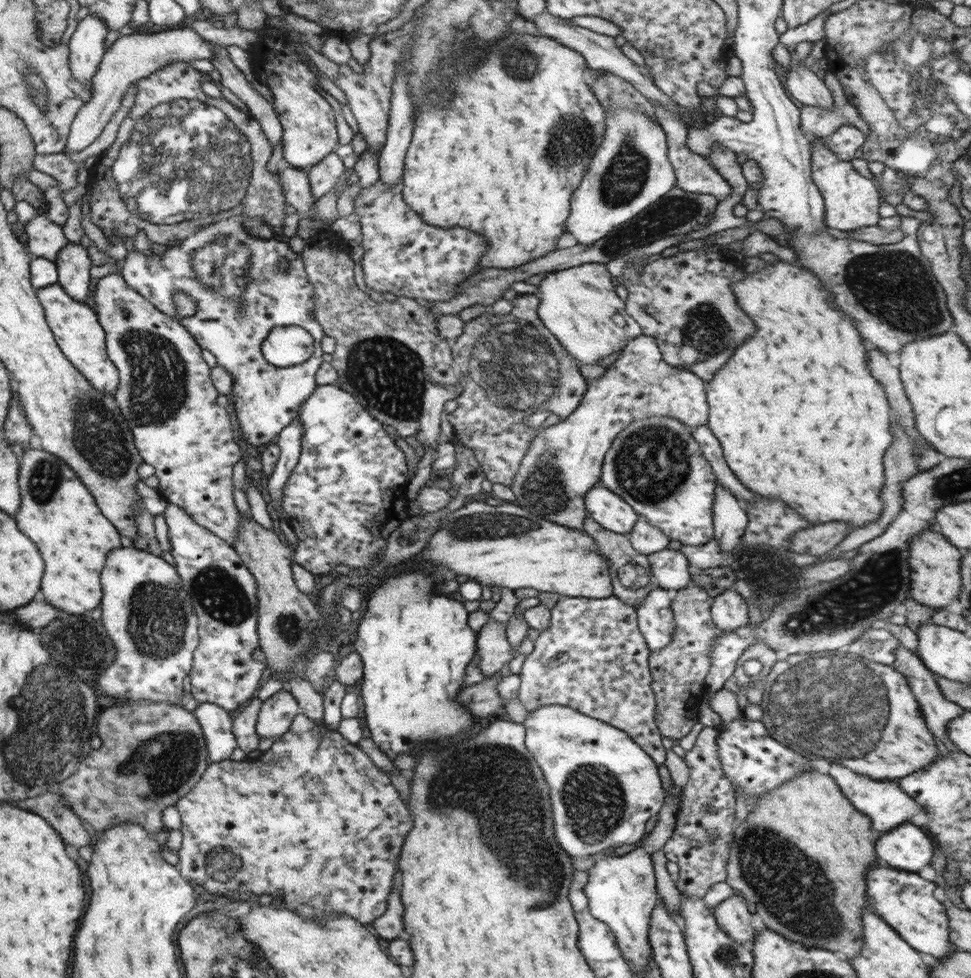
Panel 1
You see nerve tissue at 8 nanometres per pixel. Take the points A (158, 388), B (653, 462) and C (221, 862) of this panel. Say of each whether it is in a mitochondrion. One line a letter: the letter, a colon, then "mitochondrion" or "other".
A: mitochondrion
B: mitochondrion
C: mitochondrion

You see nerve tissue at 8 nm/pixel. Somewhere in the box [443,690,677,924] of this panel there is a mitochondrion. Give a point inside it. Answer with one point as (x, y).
(593, 800)

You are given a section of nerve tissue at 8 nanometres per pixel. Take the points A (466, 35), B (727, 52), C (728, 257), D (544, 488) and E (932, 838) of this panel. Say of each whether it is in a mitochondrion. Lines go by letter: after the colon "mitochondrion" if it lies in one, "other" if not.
A: mitochondrion
B: other
C: other
D: mitochondrion
E: other

